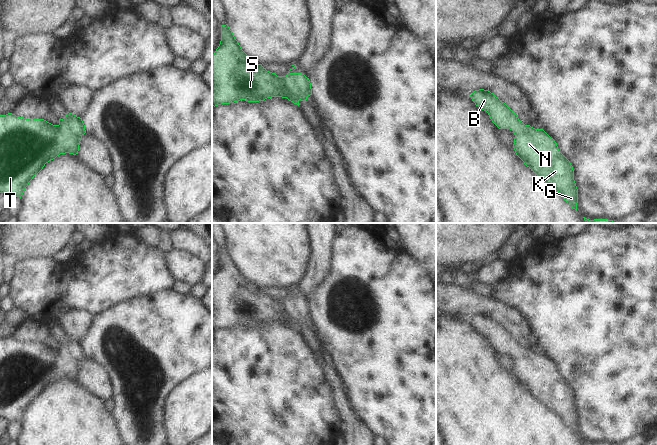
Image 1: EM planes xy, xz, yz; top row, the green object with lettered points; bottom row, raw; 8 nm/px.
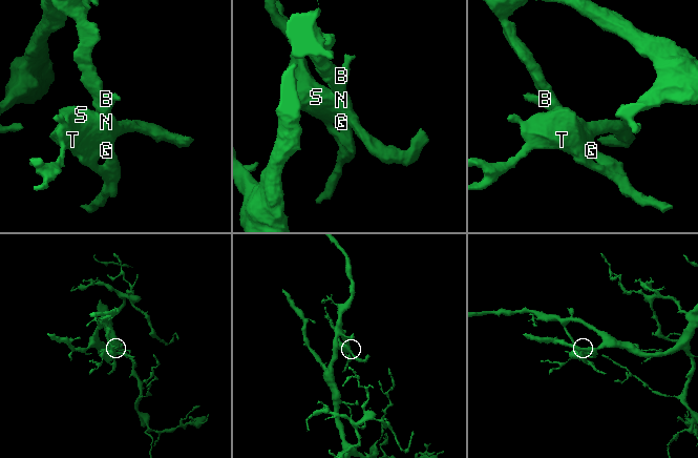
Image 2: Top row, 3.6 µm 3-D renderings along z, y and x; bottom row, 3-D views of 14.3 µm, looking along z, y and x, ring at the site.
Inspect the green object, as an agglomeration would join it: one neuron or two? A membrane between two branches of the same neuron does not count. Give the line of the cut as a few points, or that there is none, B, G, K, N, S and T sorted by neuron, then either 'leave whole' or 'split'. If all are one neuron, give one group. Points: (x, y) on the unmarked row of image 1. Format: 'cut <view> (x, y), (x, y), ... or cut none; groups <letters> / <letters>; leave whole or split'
cut none; groups B G K N S T; leave whole

